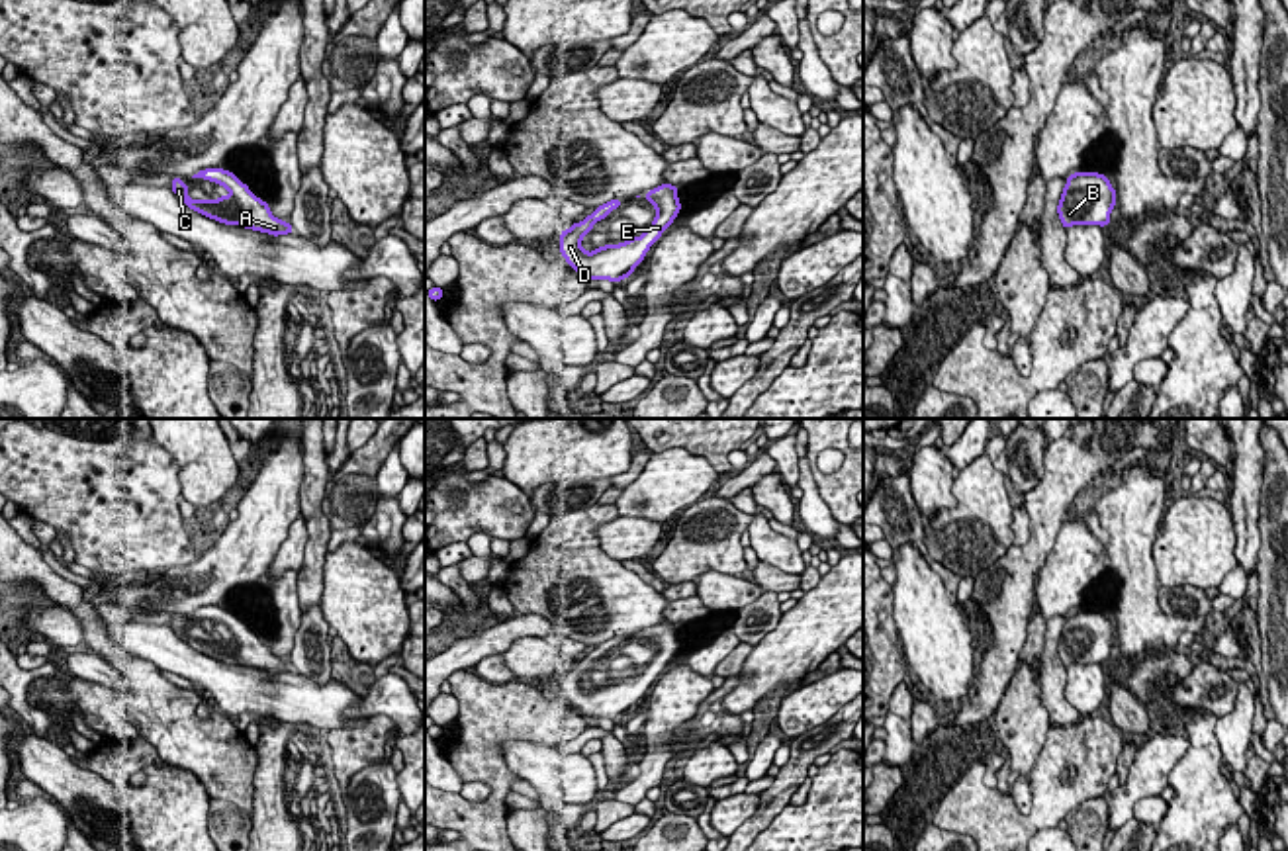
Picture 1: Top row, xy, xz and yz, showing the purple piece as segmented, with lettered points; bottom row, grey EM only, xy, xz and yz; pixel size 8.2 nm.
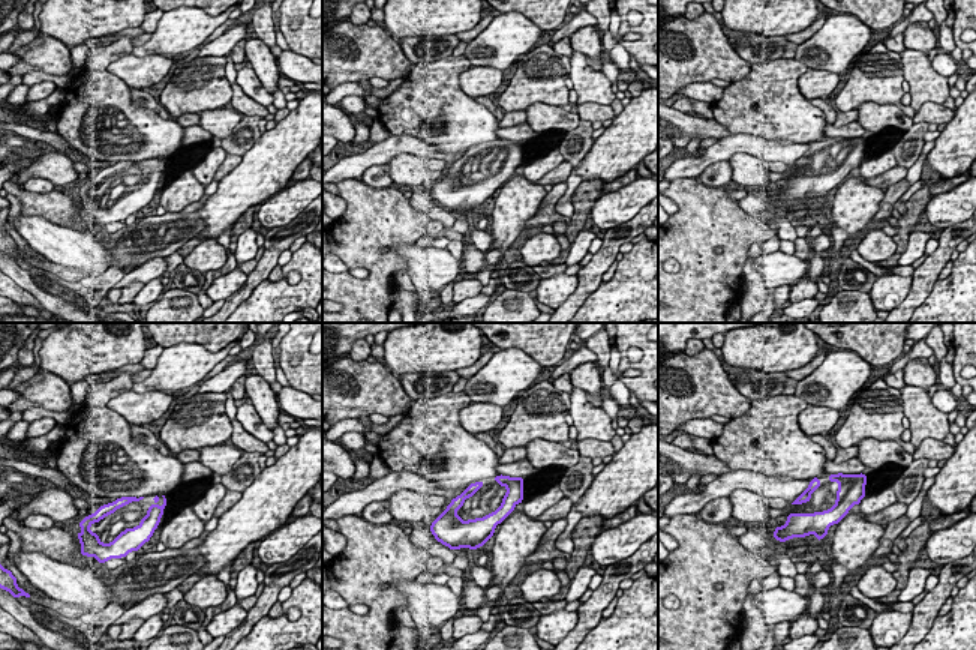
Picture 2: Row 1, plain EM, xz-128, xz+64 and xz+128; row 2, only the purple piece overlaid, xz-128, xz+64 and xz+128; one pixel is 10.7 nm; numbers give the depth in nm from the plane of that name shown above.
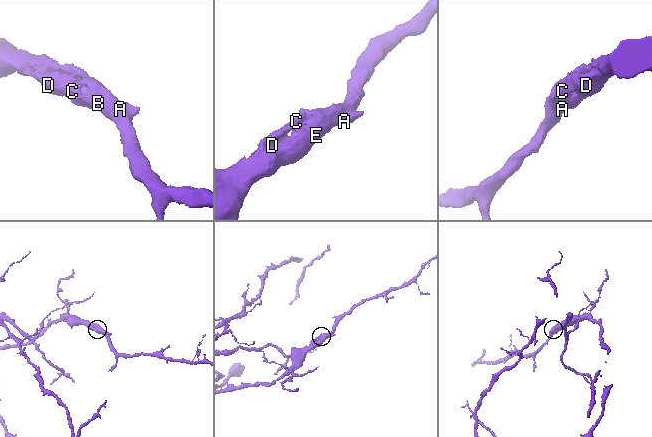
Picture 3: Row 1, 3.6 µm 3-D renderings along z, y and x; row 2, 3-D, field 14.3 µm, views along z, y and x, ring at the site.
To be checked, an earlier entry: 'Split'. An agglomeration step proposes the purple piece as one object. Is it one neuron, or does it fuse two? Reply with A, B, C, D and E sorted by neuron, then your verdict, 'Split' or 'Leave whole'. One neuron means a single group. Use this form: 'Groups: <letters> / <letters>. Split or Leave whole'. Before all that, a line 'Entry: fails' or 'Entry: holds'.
Entry: fails
Groups: A B C D E. Leave whole

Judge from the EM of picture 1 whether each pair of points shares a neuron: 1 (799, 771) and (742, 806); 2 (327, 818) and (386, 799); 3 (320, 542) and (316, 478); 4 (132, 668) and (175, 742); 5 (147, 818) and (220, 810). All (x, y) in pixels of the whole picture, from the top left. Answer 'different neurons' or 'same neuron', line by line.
1: different neurons
2: different neurons
3: same neuron
4: same neuron
5: different neurons

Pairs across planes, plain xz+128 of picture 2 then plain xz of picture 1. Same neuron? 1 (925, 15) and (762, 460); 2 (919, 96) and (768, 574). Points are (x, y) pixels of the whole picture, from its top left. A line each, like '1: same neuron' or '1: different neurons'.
1: same neuron
2: different neurons

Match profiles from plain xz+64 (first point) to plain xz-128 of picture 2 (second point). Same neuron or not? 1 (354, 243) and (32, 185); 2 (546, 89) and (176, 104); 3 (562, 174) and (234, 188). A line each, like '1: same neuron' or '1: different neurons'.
1: different neurons
2: same neuron
3: different neurons

